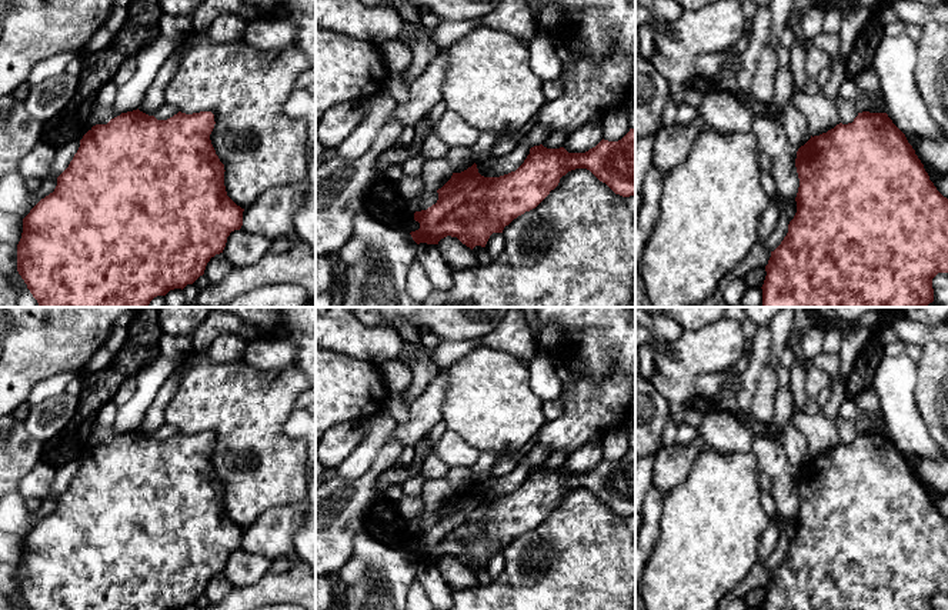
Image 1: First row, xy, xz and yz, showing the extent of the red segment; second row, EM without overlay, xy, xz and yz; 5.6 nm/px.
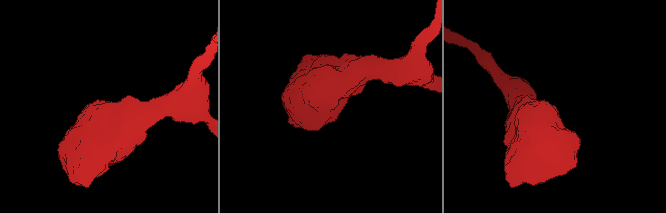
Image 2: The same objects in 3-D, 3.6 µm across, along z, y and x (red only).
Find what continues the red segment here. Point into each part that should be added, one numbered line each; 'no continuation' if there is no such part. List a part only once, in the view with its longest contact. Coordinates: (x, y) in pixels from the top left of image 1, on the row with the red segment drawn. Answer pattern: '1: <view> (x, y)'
no continuation

